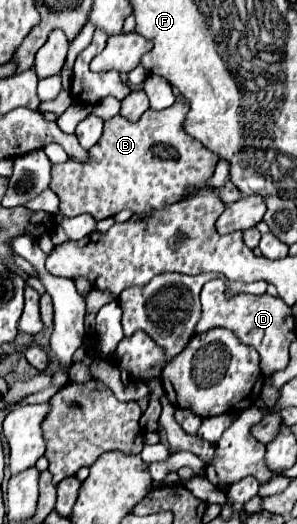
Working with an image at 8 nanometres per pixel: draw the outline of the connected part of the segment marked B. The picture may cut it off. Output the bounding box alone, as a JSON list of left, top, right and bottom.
[51,102,219,222]

